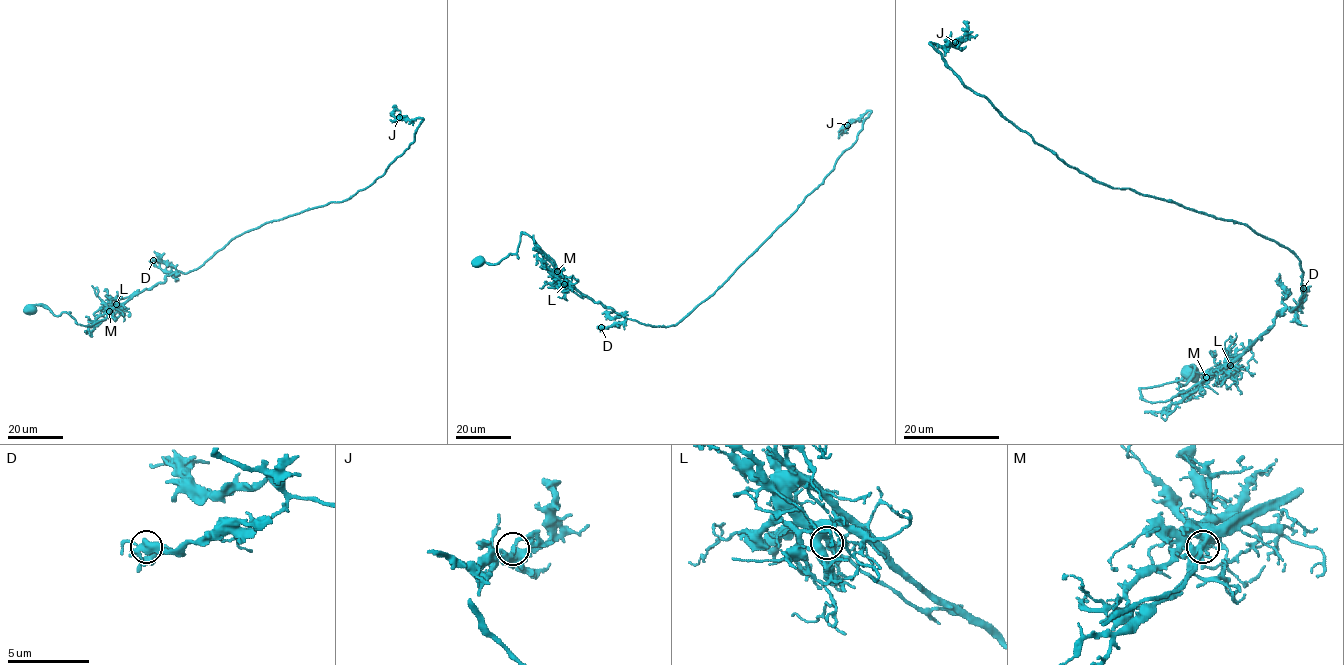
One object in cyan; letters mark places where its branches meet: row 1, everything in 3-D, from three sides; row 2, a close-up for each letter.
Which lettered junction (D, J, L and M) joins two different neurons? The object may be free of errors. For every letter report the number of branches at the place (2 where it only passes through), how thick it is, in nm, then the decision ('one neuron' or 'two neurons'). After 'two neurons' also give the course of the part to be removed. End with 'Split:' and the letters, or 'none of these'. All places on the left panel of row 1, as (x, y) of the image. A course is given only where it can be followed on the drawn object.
D: branches 3; calibre 380 nm; one neuron
J: branches 3; calibre 320 nm; one neuron
L: branches 3; calibre 360 nm; one neuron
M: branches 3; calibre 340 nm; one neuron
Split: none of these

